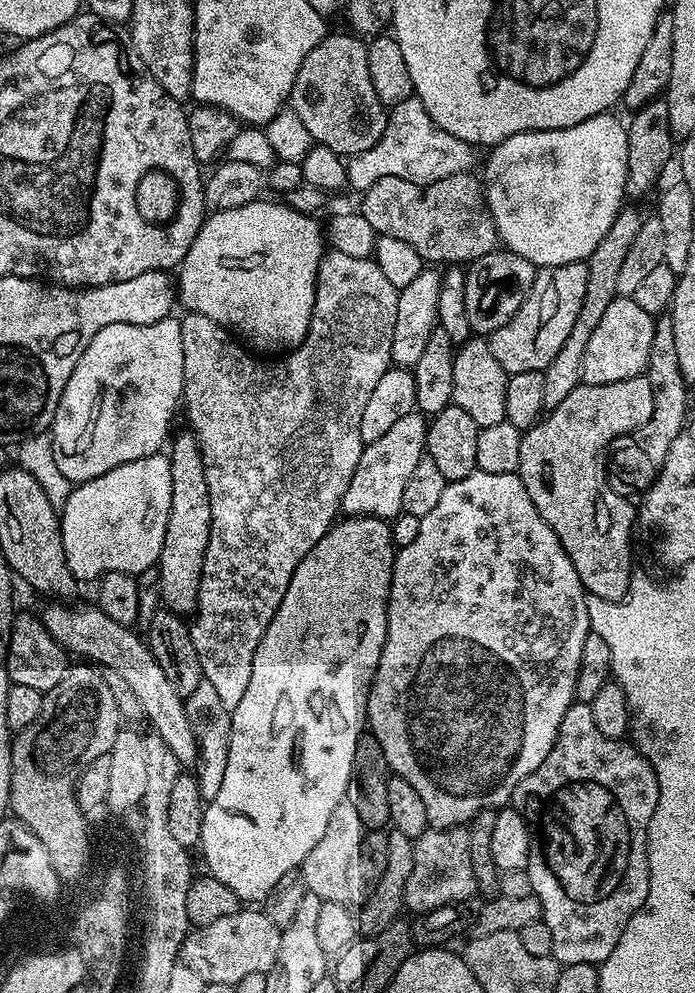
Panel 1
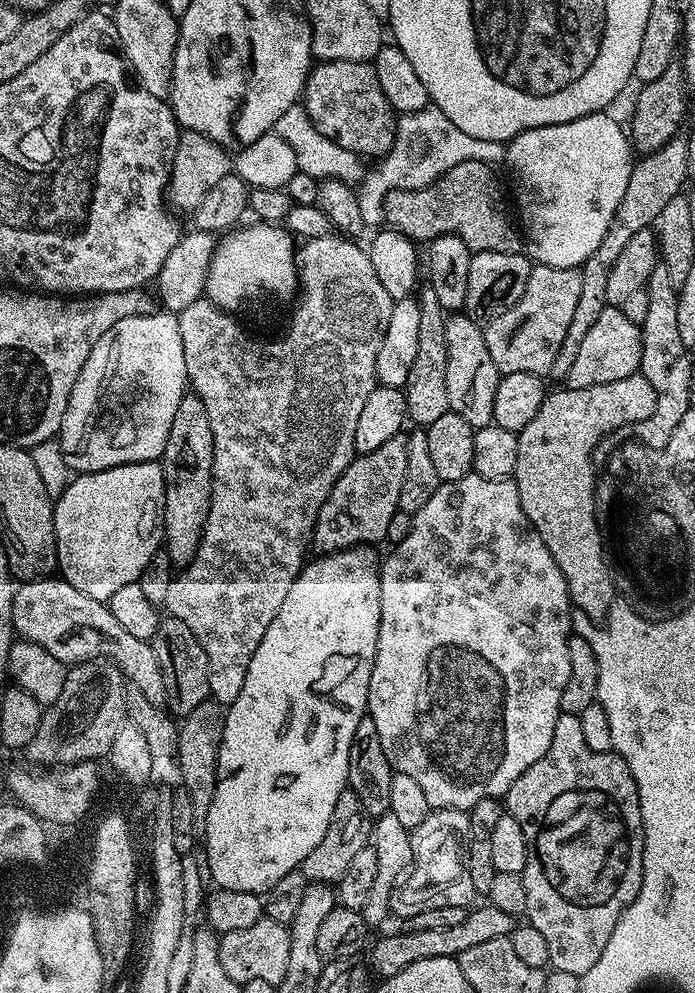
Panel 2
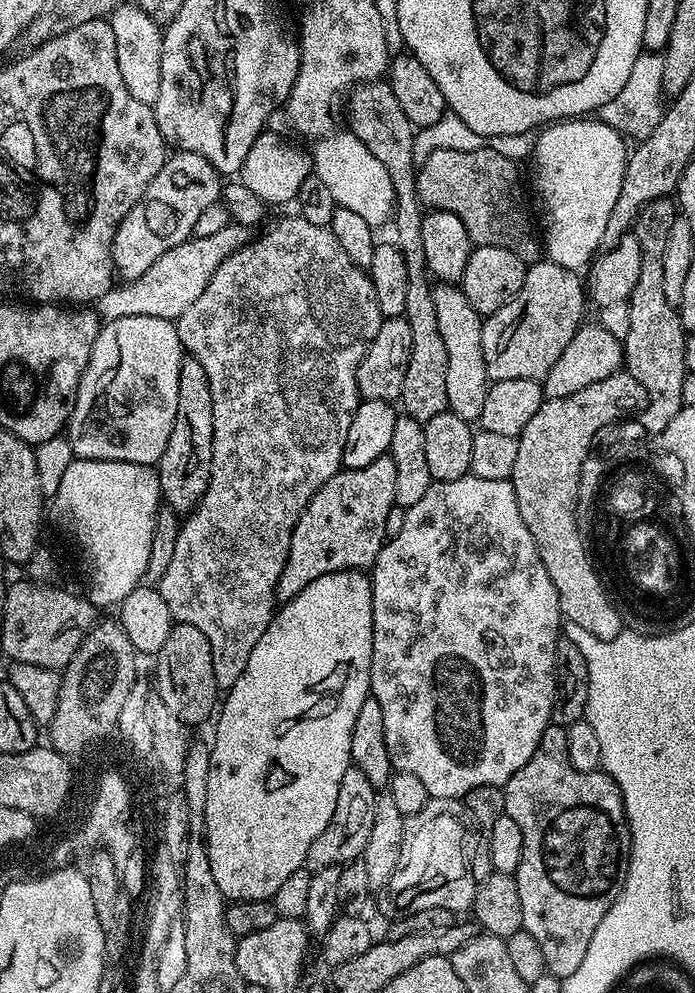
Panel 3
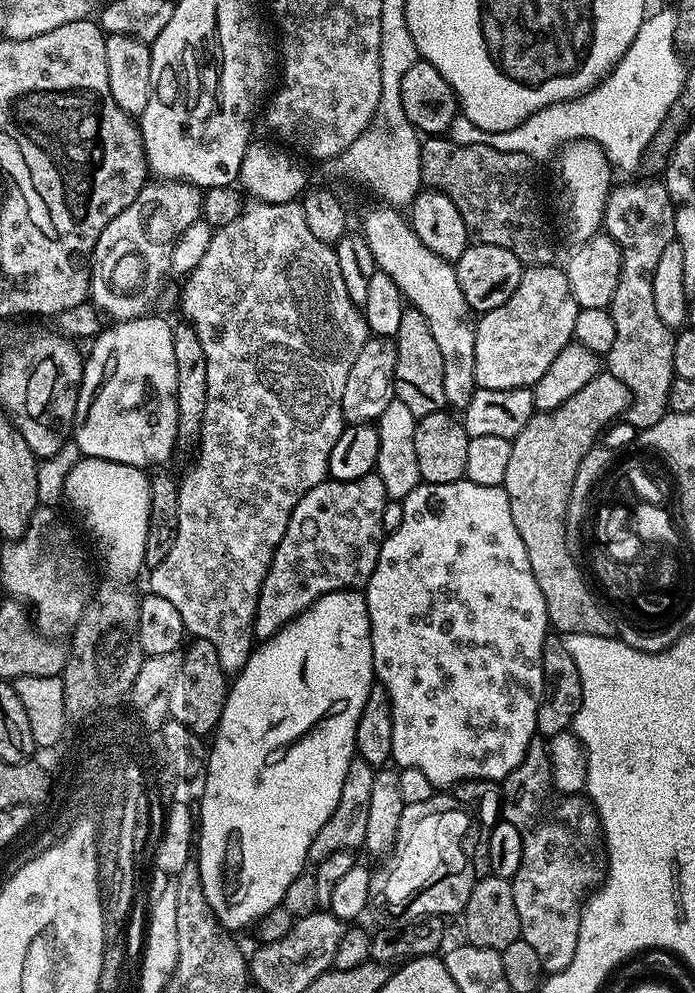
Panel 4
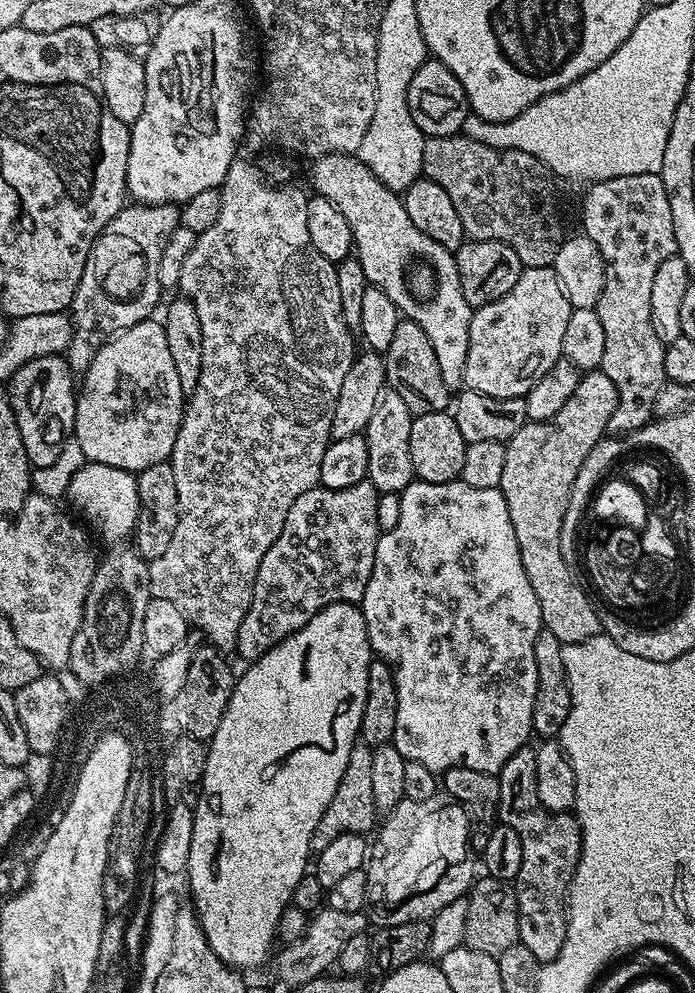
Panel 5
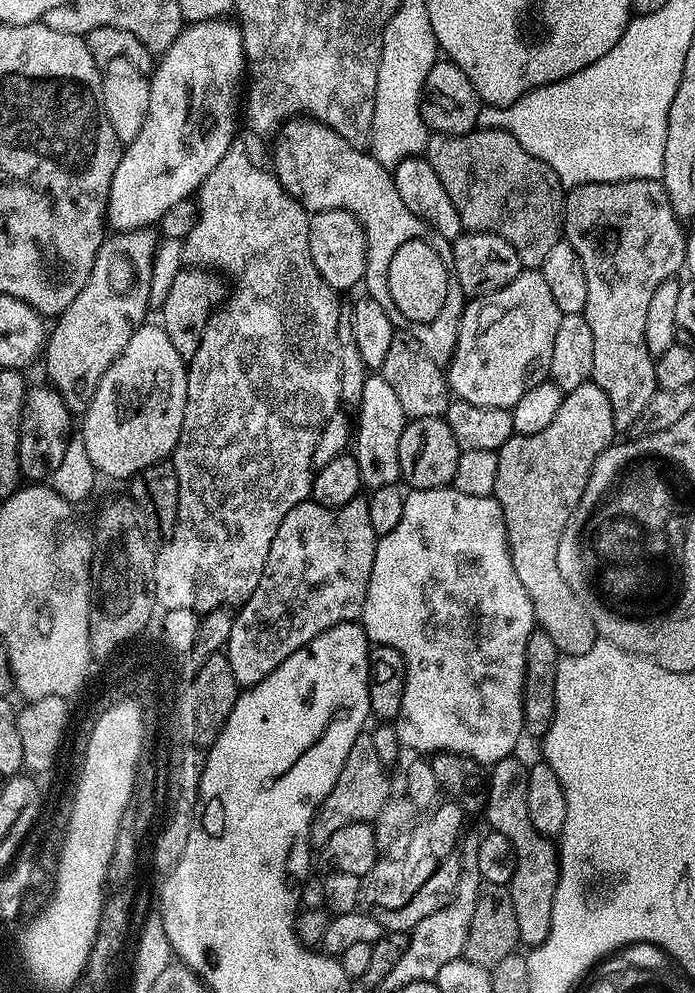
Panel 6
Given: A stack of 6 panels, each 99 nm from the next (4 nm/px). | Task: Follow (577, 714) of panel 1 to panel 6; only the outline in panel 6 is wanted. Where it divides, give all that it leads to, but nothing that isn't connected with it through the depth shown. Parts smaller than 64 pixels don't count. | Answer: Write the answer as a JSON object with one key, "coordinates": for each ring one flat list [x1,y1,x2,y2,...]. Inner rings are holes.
{"coordinates":[[515,755,507,756,491,765,487,773,488,801,484,804,483,819,488,819,488,828,498,834,506,834,514,846,516,865,514,878,508,883,507,890,514,902,514,918,518,918,520,944,533,949,550,934,550,910,554,902,554,890,558,886,560,857,558,848,549,837,542,835,528,817,526,806,526,786,528,768]]}

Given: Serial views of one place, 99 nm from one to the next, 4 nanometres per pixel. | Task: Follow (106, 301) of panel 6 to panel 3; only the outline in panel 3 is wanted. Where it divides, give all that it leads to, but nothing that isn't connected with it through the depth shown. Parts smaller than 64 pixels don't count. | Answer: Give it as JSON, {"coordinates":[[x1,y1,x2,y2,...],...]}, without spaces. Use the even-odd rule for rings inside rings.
{"coordinates":[[176,150,173,153,165,159,162,170,154,174,154,182,150,182,146,194,116,227,112,239,112,267,121,281,138,279,162,254,186,242,193,235,202,212,221,199,222,177,206,158,193,152]]}

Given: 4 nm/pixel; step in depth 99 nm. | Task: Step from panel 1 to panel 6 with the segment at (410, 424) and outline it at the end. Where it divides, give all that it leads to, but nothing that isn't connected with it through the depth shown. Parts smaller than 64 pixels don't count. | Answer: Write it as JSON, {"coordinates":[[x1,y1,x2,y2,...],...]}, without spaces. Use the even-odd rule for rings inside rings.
{"coordinates":[[309,498,282,518,262,578,258,578,254,594,239,605,228,635,226,655,241,689,262,682,294,650,306,646,330,626,363,617,377,539,364,498,337,508,327,508]]}

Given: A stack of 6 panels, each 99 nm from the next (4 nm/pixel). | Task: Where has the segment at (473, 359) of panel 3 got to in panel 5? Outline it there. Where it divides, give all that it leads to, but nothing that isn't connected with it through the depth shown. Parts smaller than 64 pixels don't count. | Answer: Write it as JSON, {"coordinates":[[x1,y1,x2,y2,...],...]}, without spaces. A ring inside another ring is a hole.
{"coordinates":[[332,152,329,156,319,157,313,164,316,165,312,168,311,191,334,202,334,206,342,210,346,222,350,222,354,256,362,262,362,270,366,270,369,285,381,288,399,312,407,319,418,322,418,326,426,330,426,338,430,338,430,346,434,346,438,367,442,370,442,382,446,382,450,390,459,389,466,374,466,350,470,350,470,322,474,309,462,294,462,282,458,282,458,266,453,249,438,246,434,238,422,234,422,230,414,226,410,214,406,214,403,199,397,193,391,192,361,162,359,155]]}

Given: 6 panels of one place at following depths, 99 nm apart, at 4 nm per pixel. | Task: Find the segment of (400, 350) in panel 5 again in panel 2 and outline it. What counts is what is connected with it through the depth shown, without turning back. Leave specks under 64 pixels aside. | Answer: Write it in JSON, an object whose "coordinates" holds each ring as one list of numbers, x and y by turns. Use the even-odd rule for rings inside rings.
{"coordinates":[[328,60,317,63,309,72,307,82,304,84,302,103,310,122,339,151,353,152,358,157,379,158,387,154,392,148,396,138,396,122,398,113,392,109,390,102,386,102,386,96,379,85,375,65,370,62,346,62,345,60],[424,286,419,289,418,299,422,310,420,328,418,329,418,355,414,366,410,366,410,378,404,383,404,397,408,407,408,420,416,426,433,424,442,414,450,411,450,398,446,395,446,322,442,302,434,295,434,290]]}

